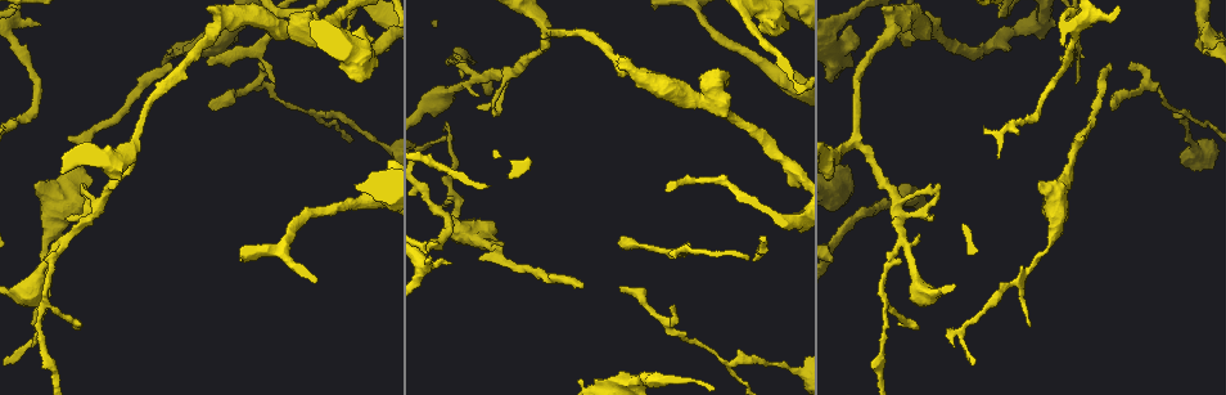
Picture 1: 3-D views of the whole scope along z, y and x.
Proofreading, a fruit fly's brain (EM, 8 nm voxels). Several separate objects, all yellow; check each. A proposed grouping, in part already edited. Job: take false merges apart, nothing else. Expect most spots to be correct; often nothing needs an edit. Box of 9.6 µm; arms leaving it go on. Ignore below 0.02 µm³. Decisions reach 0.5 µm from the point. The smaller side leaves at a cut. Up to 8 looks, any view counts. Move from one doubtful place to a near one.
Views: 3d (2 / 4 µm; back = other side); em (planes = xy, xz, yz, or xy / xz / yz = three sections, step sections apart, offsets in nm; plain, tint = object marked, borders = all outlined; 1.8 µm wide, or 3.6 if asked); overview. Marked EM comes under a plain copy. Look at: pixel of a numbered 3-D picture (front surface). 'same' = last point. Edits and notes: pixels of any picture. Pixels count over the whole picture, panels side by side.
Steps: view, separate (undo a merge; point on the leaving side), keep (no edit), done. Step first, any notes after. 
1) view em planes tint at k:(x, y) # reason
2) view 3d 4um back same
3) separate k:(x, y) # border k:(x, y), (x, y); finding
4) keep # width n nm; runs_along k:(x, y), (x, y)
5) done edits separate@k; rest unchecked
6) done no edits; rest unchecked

view 3d 2um at 1:(136, 143) # sudden change in width

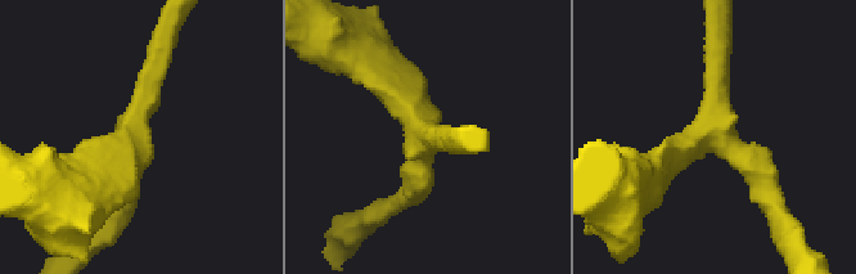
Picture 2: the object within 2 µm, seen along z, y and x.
view em planes tint at 2:(131, 129)

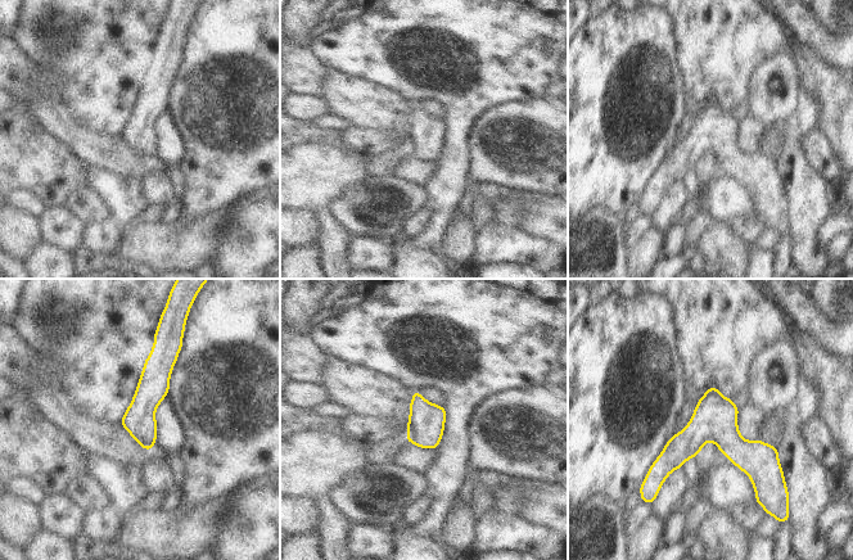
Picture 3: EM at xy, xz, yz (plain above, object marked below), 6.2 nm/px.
keep # runs_along 3:(776, 464), (695, 436), (653, 472); one cell here

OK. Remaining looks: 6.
view em planes tint at 1:(750, 28) # calibre changes

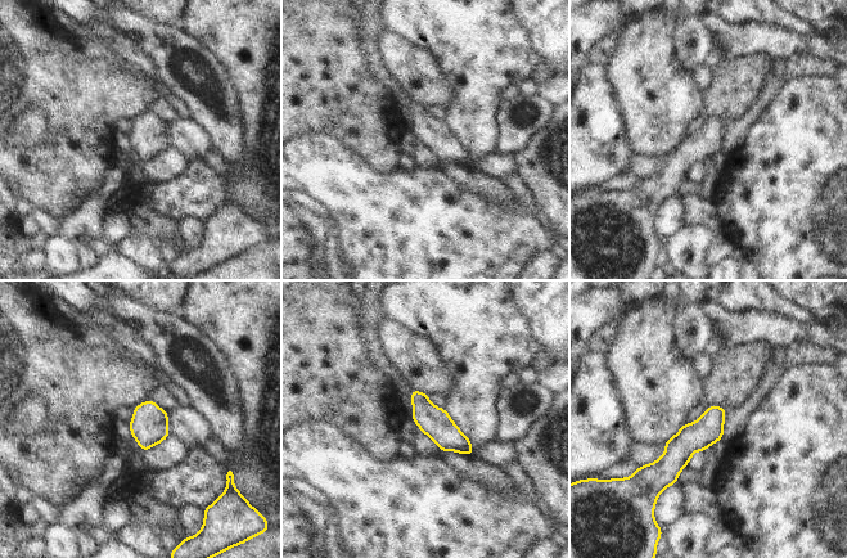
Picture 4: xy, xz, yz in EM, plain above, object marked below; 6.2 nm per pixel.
keep # width 190 nm; one cell here

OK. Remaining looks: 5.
view em planes borders at 1:(294, 31) # side arm on a straight run

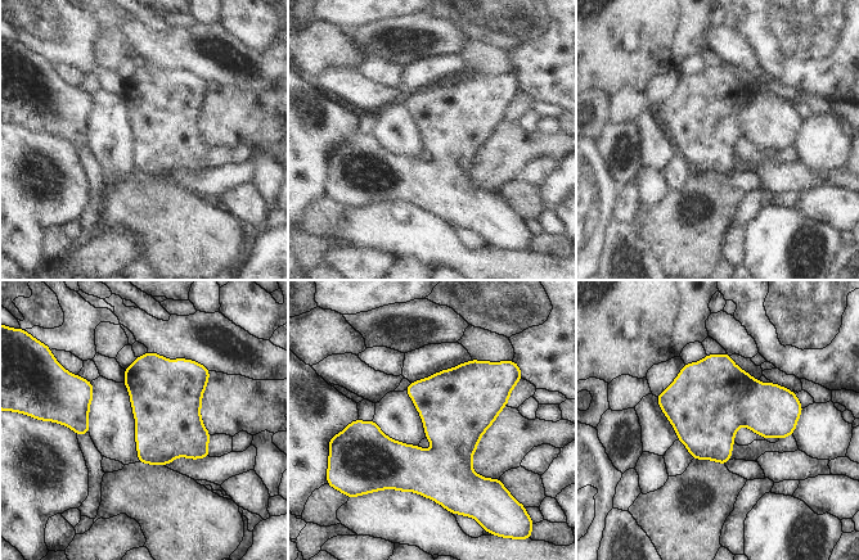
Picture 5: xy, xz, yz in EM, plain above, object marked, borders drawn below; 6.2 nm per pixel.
keep # continuous, no second cell

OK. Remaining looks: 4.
view 3d 2um at 1:(323, 113) # three-way junction

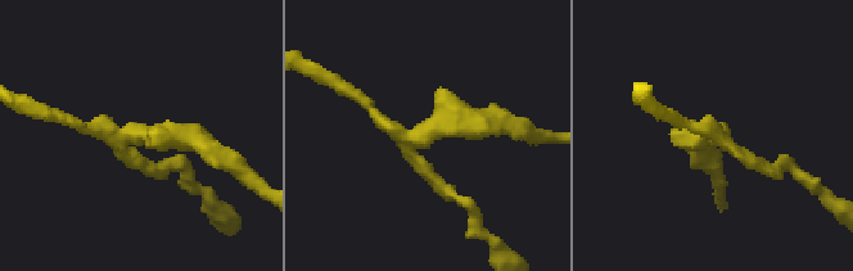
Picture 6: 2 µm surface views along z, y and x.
view em 3.6um planes tint at 6:(428, 127) # now the EM

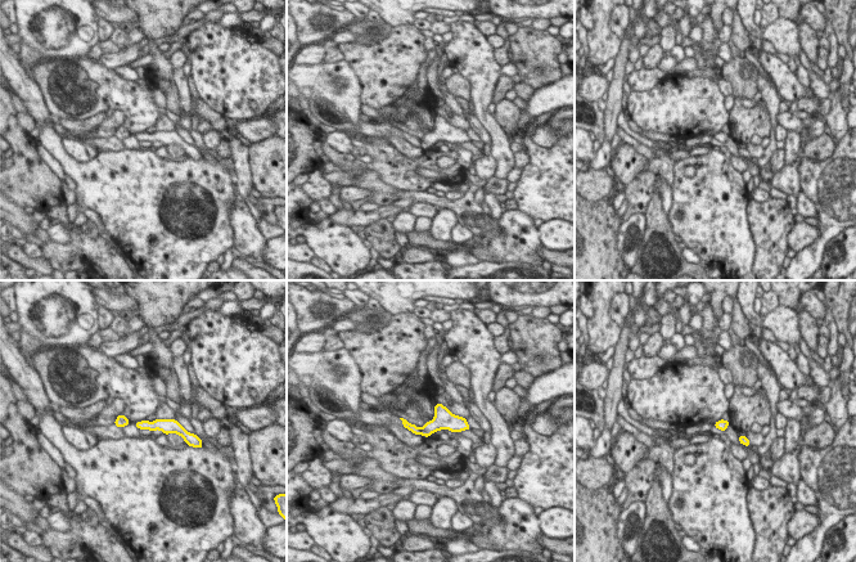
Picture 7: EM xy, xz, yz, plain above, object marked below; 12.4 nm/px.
separate 7:(415, 430) # width 130 nm; two cells meet here

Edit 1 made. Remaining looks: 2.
done edits separate@7; rest unchecked

